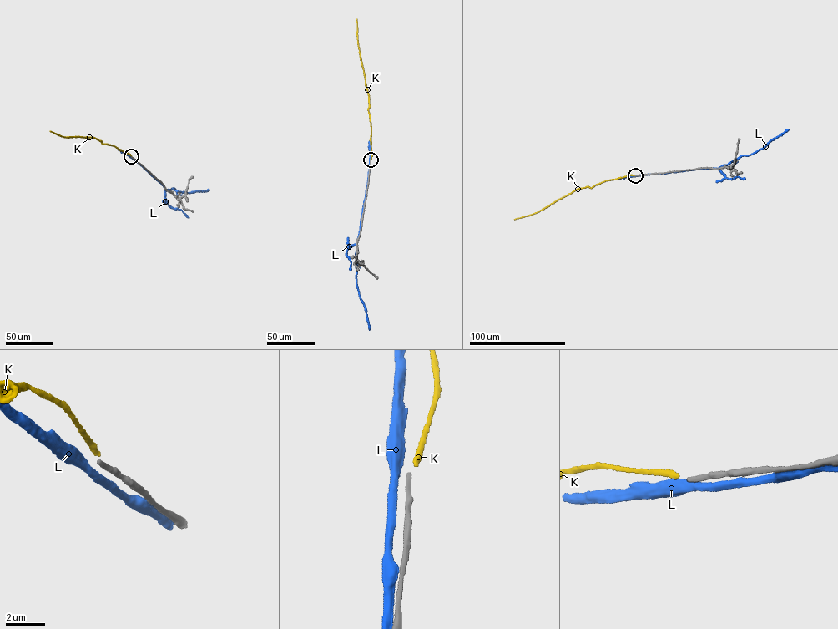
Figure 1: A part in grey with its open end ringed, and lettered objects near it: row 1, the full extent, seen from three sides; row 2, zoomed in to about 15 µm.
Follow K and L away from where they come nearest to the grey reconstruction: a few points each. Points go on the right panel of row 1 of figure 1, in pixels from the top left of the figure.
K: (635, 175), (605, 180), (591, 188), (578, 189), (536, 212), (514, 220)
L: (635, 175), (719, 168), (741, 156), (757, 151), (789, 129)

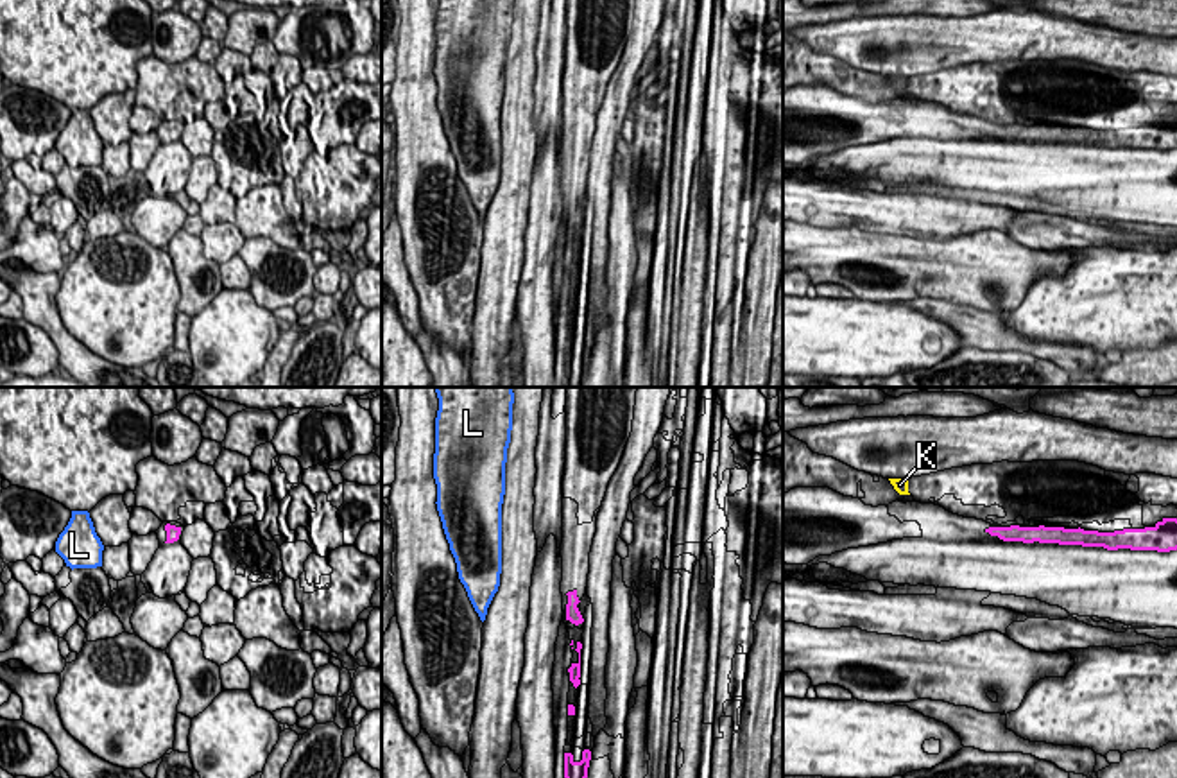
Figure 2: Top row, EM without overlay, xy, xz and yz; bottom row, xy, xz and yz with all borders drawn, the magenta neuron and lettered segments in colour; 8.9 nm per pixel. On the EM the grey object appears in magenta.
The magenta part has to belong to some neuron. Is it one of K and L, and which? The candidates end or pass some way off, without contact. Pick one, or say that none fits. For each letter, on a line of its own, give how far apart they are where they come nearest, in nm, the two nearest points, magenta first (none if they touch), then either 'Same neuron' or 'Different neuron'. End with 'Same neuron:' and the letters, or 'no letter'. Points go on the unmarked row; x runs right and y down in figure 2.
K: Distance 750 nm. Across: yz (986, 128), (909, 92). Different neuron
L: Distance 550 nm. Across: xy (165, 140), (103, 144). Different neuron
Same neuron: no letter

